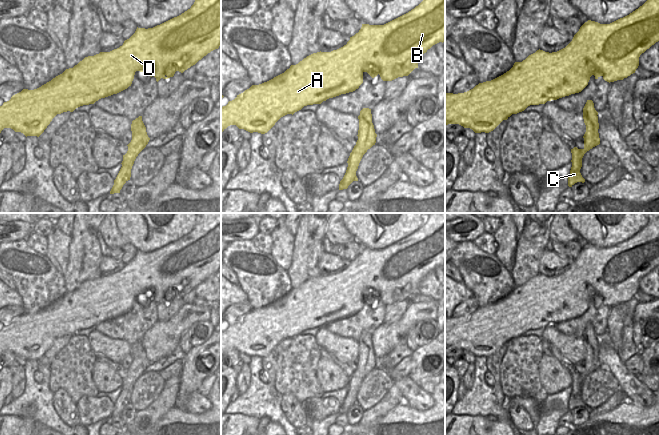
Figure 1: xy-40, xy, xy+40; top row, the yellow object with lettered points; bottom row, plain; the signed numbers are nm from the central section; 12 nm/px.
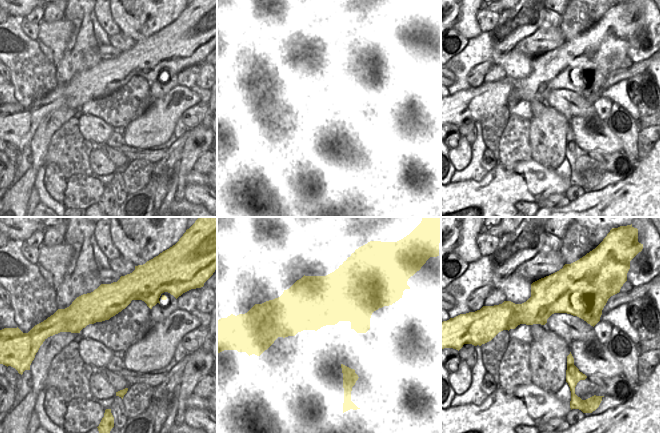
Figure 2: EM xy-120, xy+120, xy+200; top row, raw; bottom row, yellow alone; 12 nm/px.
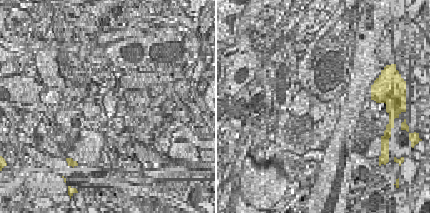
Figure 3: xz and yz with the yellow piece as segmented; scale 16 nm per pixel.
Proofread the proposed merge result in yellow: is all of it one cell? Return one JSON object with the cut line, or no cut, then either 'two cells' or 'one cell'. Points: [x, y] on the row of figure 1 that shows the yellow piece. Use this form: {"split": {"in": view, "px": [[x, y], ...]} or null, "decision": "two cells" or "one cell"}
{"split": {"in": "xy+40", "px": [[583, 115], [589, 120], [596, 116]]}, "decision": "two cells"}

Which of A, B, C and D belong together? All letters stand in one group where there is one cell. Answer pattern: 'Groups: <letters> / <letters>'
Groups: A B D / C

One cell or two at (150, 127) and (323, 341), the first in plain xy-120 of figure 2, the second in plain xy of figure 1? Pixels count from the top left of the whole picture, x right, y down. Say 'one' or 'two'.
two

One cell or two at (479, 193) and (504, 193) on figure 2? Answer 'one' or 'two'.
one

